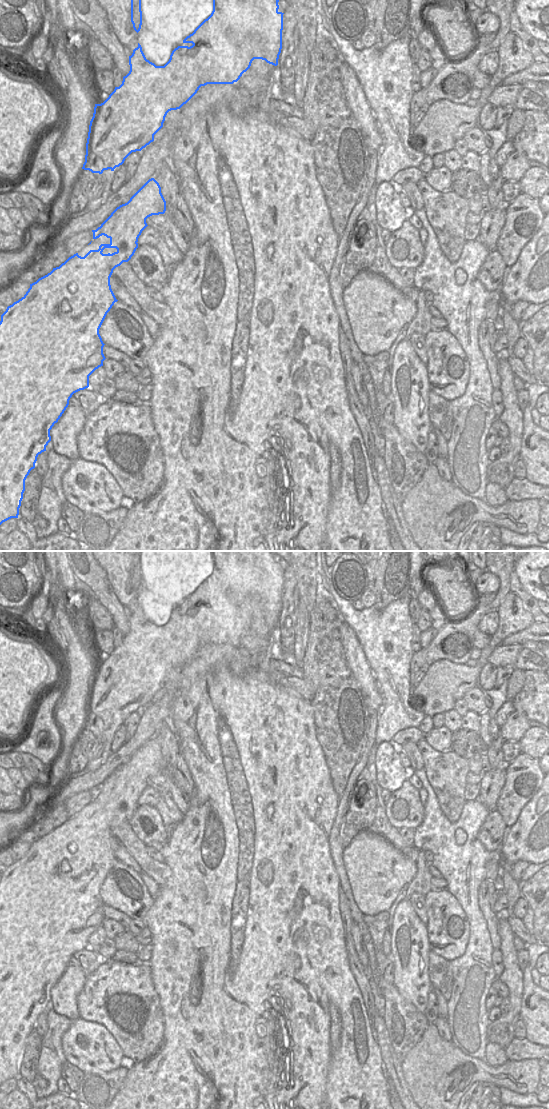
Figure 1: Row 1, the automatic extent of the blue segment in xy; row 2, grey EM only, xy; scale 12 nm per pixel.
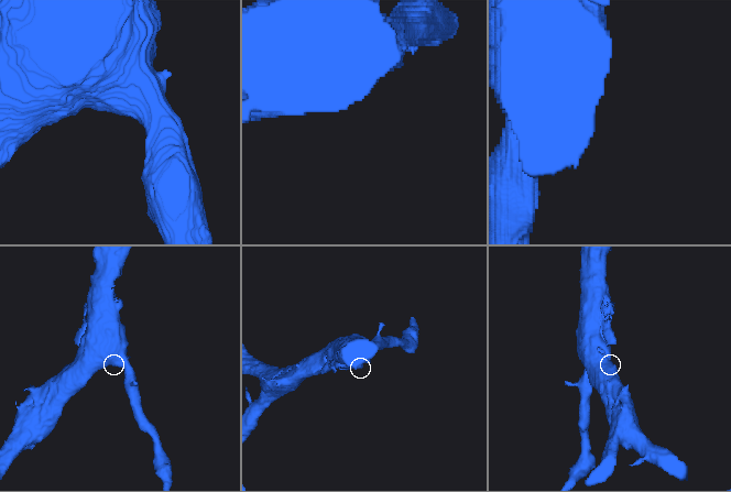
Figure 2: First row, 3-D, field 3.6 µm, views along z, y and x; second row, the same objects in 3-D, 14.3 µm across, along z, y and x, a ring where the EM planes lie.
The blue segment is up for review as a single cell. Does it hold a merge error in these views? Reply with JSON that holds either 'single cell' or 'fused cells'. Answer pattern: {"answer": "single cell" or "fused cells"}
{"answer": "fused cells"}

